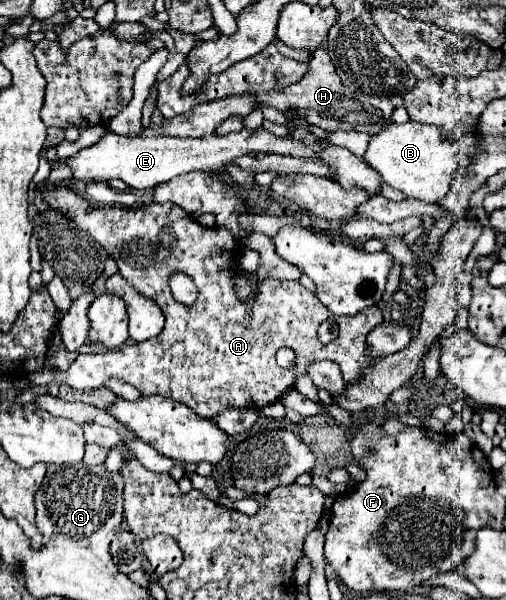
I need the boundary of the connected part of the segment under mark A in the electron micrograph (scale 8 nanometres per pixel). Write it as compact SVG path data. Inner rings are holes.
M44 185L40 187L44 201L56 209L58 213L66 215L72 219L78 229L90 233L106 251L110 257L116 259L118 273L144 297L150 297L156 301L166 317L164 329L158 337L148 339L144 343L126 343L116 351L106 351L106 353L96 353L96 355L78 355L74 363L66 371L54 371L50 367L42 367L36 373L30 373L28 379L34 385L72 385L74 389L96 389L104 387L106 377L118 377L130 385L134 385L142 395L164 395L170 397L186 407L190 407L194 413L198 413L204 419L210 419L218 415L220 409L232 407L232 409L262 409L270 403L274 403L280 395L284 395L292 385L294 385L294 375L296 373L306 373L306 367L316 361L316 359L328 359L334 361L346 383L354 383L362 369L372 363L372 359L366 361L364 349L366 349L366 335L382 323L382 311L374 305L358 315L352 317L334 317L320 305L318 297L304 289L298 281L278 281L278 279L266 279L258 285L258 291L254 297L248 301L238 301L234 295L234 277L240 275L238 267L228 265L228 263L238 263L240 259L240 245L228 233L226 229L220 227L202 227L194 217L188 217L184 209L176 205L160 205L160 203L150 203L142 207L94 207L82 197L78 197L74 191L62 185ZM174 271L182 271L188 275L194 285L198 287L198 299L192 305L182 305L172 297L170 291L170 277ZM332 319L338 325L338 337L330 343L320 343L316 329L322 321ZM280 347L290 347L298 355L298 365L296 369L288 371L276 365L276 351Z

